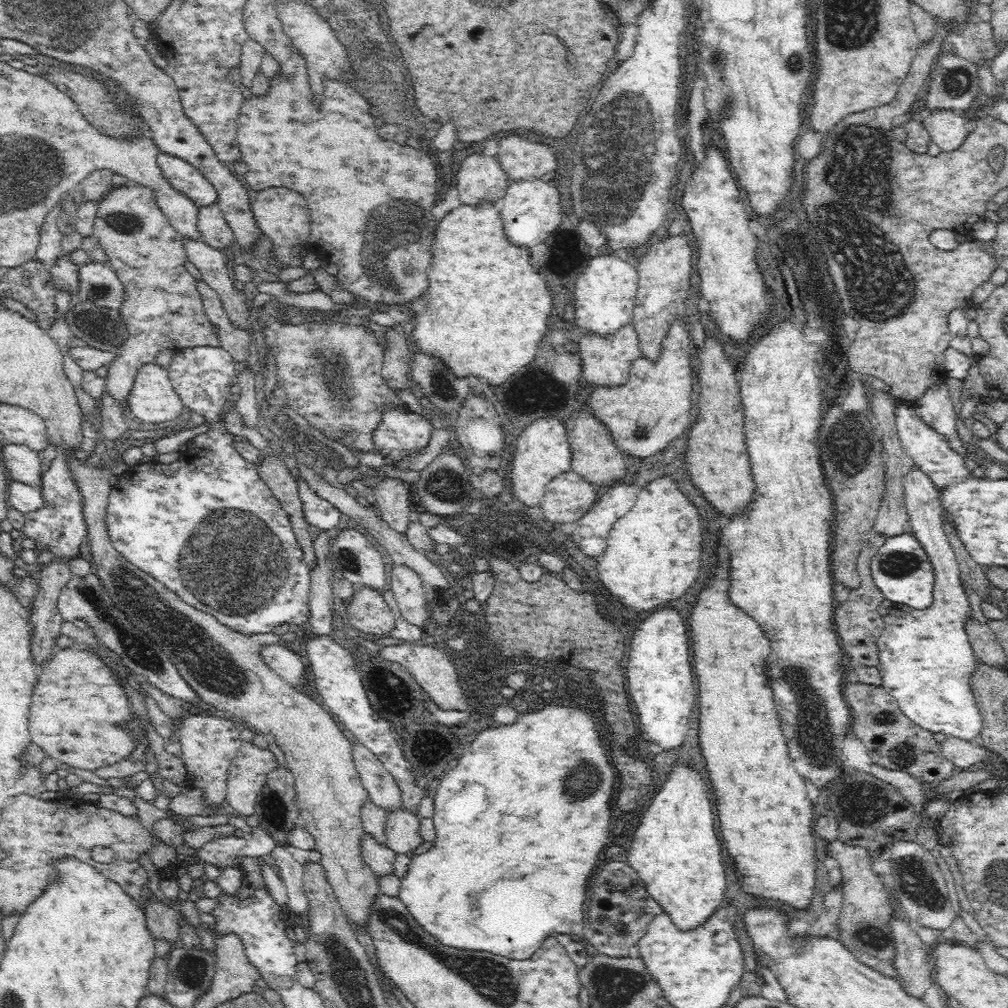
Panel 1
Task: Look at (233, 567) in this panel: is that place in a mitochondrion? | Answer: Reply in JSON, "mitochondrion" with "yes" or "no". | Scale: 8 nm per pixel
{"mitochondrion":"yes"}

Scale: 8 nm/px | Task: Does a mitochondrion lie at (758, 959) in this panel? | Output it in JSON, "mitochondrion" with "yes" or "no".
{"mitochondrion":"no"}

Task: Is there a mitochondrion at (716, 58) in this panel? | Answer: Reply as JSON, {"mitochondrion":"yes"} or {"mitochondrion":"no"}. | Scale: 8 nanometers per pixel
{"mitochondrion":"yes"}

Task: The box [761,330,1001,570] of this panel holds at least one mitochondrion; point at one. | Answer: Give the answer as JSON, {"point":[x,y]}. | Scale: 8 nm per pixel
{"point":[846,444]}

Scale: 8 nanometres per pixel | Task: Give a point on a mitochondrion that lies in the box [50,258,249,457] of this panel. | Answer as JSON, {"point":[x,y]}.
{"point":[98,324]}

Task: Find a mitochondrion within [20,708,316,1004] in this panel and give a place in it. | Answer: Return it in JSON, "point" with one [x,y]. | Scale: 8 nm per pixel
{"point":[192,972]}

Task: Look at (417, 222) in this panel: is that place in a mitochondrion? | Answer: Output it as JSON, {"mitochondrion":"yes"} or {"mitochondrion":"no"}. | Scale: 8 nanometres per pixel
{"mitochondrion":"yes"}

